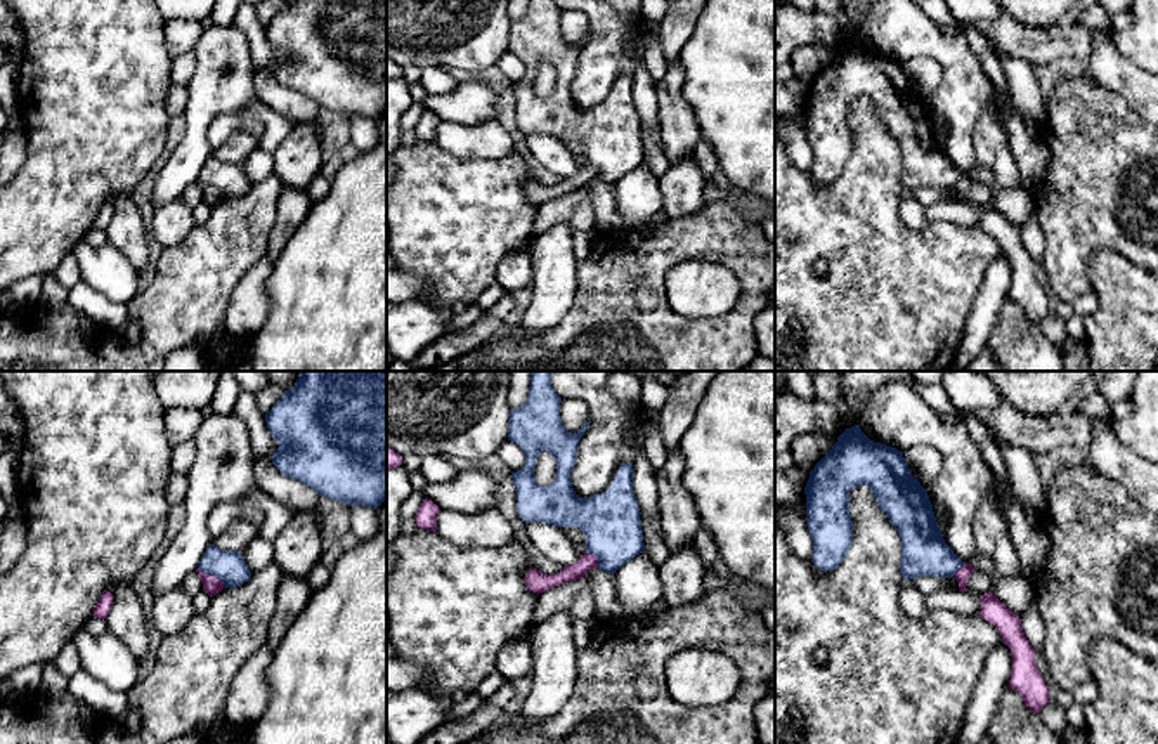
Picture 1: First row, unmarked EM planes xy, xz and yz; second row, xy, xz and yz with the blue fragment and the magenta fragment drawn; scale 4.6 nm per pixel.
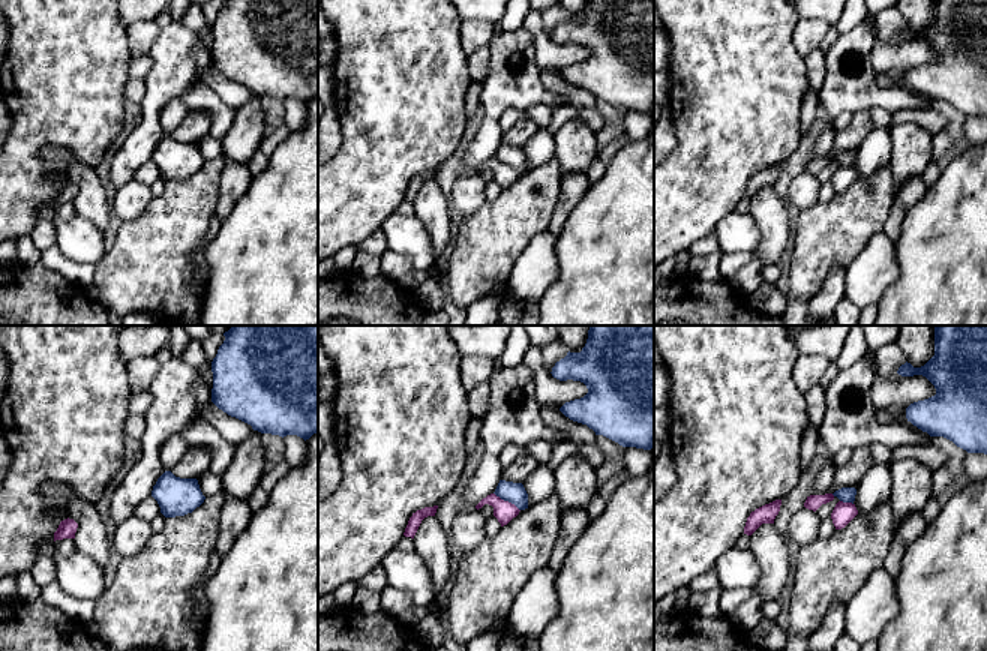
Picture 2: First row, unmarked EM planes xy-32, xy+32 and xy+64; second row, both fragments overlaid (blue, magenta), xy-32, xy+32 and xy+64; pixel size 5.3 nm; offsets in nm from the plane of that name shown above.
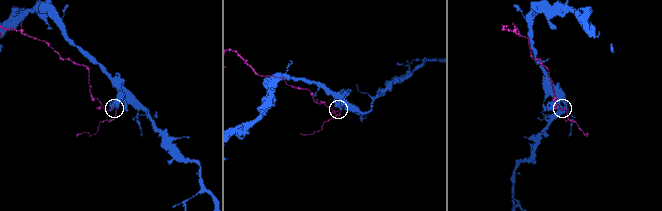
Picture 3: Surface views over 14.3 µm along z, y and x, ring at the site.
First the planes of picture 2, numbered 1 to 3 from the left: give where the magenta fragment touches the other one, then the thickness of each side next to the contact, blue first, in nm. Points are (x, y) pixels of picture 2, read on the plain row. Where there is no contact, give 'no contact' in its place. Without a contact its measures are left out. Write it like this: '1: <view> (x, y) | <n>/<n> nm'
1: no contact
2: xy+32 (507, 164) | 110/110 nm
3: xy+64 (846, 165) | 80/110 nm

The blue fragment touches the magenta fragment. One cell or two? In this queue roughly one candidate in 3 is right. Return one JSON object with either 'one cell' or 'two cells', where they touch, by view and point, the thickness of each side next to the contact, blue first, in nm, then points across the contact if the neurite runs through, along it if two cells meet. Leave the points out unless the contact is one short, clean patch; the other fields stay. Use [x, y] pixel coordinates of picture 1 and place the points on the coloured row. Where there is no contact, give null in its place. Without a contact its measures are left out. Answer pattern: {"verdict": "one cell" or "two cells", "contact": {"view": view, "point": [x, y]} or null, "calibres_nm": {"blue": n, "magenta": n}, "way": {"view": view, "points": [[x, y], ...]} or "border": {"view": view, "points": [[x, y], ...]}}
{"verdict": "two cells", "contact": {"view": "xy", "point": [212, 574]}, "calibres_nm": {"blue": 150, "magenta": 80}, "border": {"view": "xy", "points": [[198, 567], [215, 576], [226, 587]]}}

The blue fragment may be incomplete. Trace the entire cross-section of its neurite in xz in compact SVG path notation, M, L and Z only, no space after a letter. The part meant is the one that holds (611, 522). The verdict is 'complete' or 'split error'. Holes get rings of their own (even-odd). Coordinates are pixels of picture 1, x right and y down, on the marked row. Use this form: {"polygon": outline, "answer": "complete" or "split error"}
{"polygon": "M530 371L530 388L527 402L510 411L508 441L525 453L525 465L511 472L517 491L518 517L529 522L544 522L555 527L579 527L584 532L586 553L598 558L598 567L614 574L621 565L645 550L640 520L640 506L633 493L633 465L622 463L610 487L591 498L579 498L572 487L570 473L576 465L579 441L589 427L588 421L577 434L569 432L560 416L562 397L551 385L551 371ZM541 451L548 451L556 460L556 477L550 486L539 486L534 479L534 467Z", "answer": "complete"}

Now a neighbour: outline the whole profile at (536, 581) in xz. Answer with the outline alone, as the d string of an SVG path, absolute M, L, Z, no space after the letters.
M584 553L576 564L565 565L560 572L551 576L537 569L529 569L525 572L525 586L539 595L563 583L584 579L586 572L595 567L598 567L598 558L591 553Z

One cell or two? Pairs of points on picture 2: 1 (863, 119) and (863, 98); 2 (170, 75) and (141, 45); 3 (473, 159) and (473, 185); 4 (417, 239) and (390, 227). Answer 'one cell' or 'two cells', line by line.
1: two cells
2: two cells
3: two cells
4: one cell

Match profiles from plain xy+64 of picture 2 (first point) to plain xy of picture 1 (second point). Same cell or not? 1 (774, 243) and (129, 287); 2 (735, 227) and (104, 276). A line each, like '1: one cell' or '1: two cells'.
1: two cells
2: one cell

